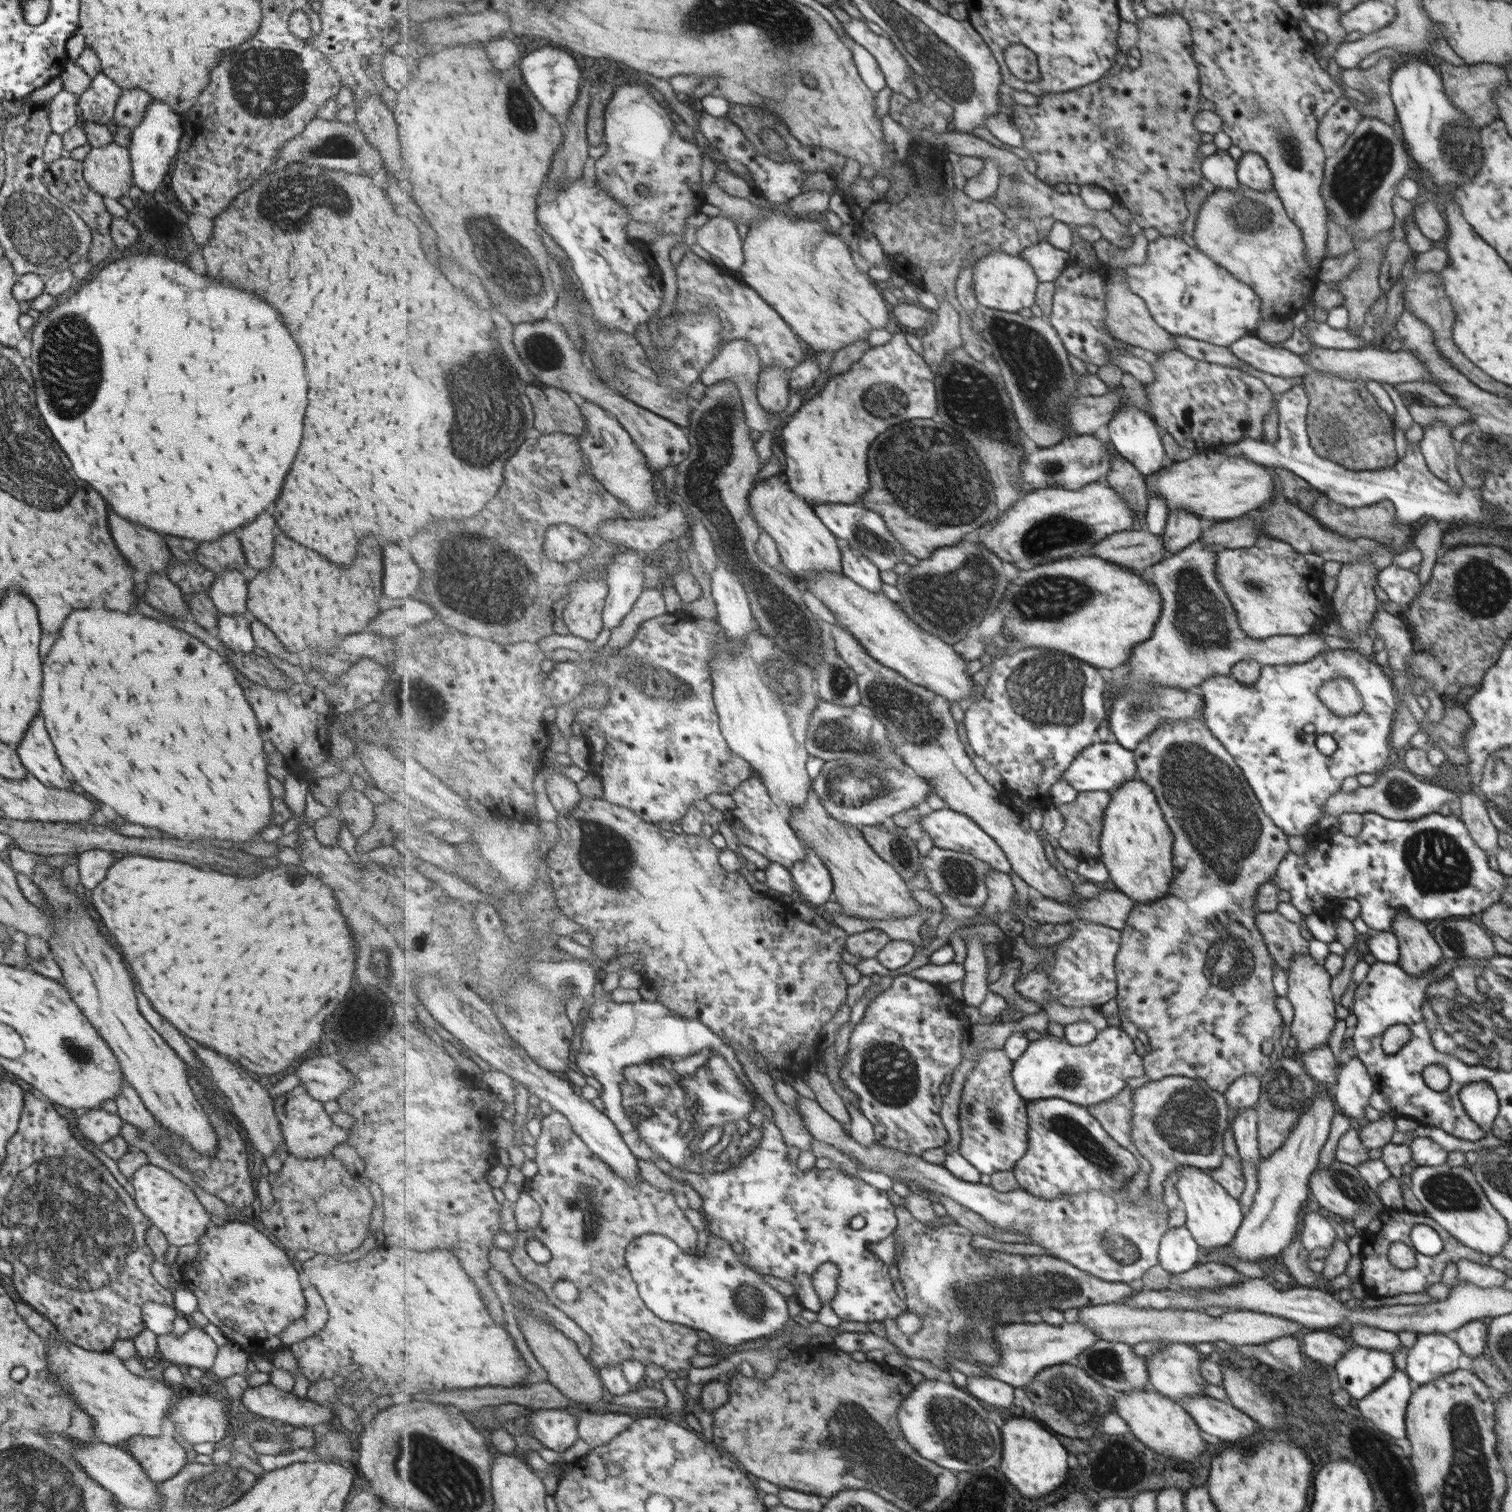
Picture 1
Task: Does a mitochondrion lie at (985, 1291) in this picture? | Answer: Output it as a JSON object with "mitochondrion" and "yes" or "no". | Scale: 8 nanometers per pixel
{"mitochondrion":"yes"}

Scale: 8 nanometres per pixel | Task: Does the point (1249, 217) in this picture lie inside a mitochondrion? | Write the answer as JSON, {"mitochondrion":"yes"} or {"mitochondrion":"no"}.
{"mitochondrion":"yes"}

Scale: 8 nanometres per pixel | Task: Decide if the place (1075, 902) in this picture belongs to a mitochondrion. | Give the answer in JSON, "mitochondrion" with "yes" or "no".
{"mitochondrion":"no"}

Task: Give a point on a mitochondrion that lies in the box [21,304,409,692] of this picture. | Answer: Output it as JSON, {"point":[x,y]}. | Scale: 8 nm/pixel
{"point":[69,341]}

